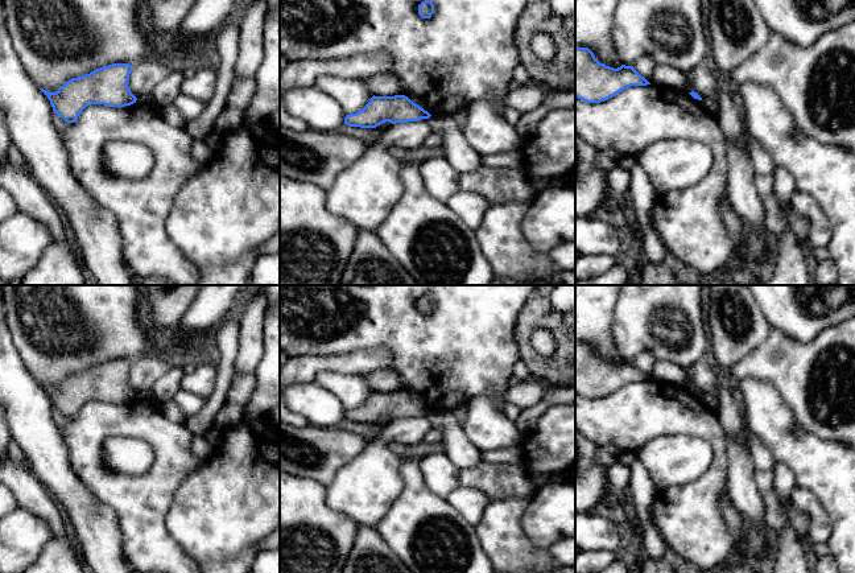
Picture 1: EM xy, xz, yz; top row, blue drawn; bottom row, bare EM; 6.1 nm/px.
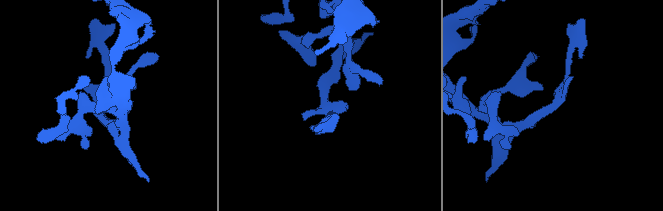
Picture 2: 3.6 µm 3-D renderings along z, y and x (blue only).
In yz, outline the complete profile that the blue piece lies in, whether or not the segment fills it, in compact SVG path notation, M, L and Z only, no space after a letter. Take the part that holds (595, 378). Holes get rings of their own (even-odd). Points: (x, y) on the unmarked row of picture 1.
M575 343L575 393L604 397L627 383L650 380L633 362L618 364L600 359L588 343Z

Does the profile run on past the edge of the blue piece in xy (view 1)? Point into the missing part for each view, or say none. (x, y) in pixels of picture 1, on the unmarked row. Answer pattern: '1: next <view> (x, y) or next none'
1: next none

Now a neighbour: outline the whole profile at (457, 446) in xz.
M433 411L428 416L431 428L442 430L442 450L457 467L470 469L482 462L482 452L467 438L453 411Z

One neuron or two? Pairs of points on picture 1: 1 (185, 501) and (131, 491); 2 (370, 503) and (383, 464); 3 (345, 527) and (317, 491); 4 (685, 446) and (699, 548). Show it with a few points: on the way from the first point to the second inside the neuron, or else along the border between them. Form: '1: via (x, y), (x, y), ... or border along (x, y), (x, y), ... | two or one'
1: border along (191, 473), (174, 491), (166, 514), (166, 528) | two
2: via (370, 494), (370, 483), (375, 473) | one
3: via (334, 522), (317, 502) | one
4: border along (713, 460), (696, 479), (672, 485), (661, 493) | two

